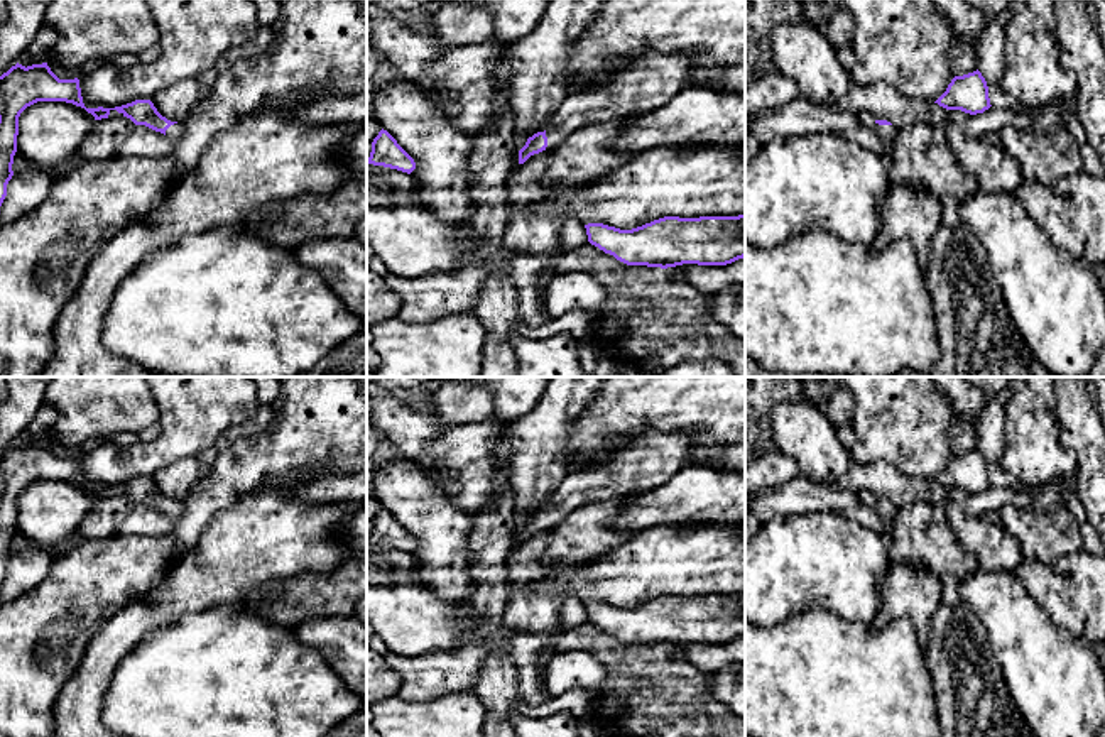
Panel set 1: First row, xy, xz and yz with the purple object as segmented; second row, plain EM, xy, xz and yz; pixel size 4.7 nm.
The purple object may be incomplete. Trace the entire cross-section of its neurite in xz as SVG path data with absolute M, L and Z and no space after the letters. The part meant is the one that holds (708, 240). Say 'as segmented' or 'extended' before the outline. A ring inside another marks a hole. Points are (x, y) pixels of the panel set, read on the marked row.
as segmented; M745 215L664 216L632 230L585 225L588 242L627 265L727 265L745 257Z

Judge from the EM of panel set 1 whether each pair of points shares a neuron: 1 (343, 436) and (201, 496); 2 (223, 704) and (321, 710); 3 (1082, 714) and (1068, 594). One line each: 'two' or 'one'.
1: one
2: one
3: two

